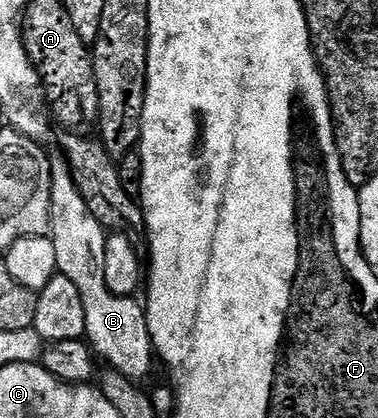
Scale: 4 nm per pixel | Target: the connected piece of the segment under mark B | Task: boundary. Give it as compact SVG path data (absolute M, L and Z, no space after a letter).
M65 160L50 163L50 242L56 247L56 267L61 276L72 279L84 302L85 340L99 358L130 381L145 382L150 368L156 365L156 350L148 331L146 306L134 297L121 297L108 291L104 280L104 247L107 230L88 211L84 195L76 187Z

